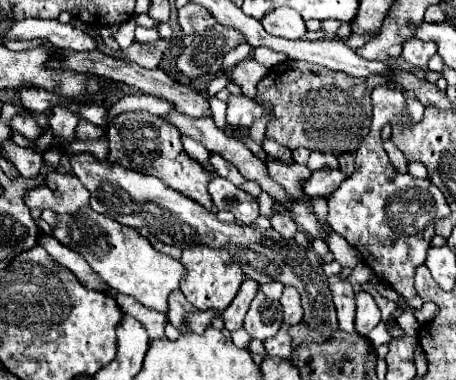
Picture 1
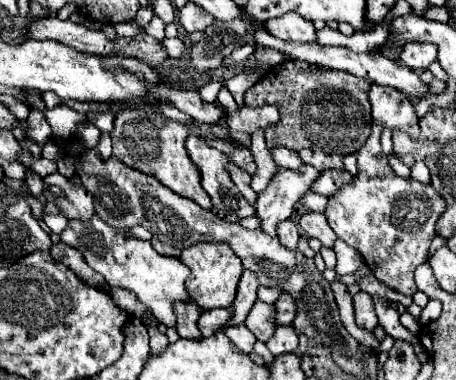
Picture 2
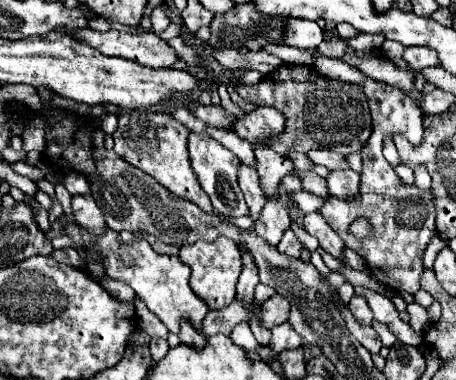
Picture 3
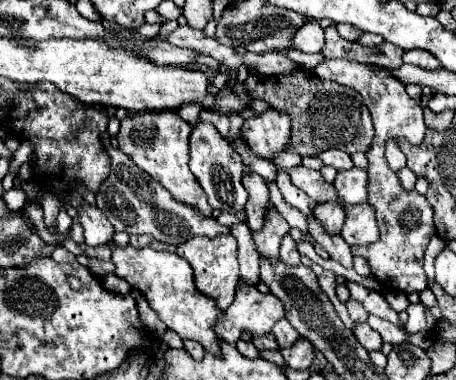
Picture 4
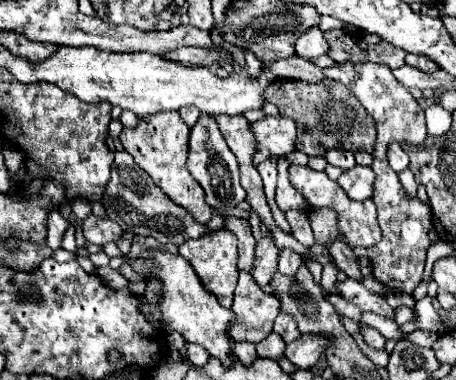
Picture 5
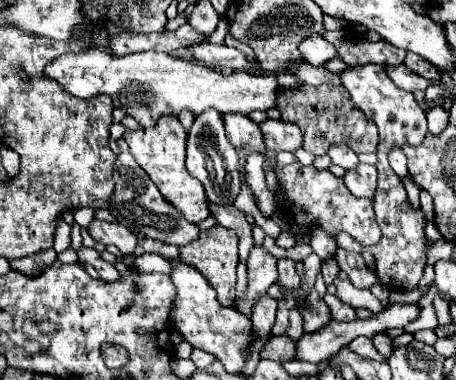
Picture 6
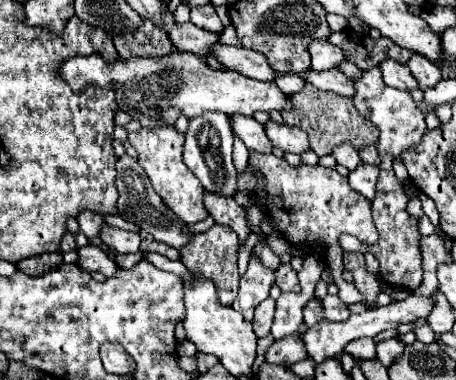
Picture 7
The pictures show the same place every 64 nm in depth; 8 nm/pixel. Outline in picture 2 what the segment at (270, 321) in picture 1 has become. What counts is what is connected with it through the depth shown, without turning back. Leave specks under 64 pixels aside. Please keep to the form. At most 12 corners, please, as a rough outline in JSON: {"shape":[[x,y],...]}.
{"shape":[[256,300],[248,330],[268,342],[276,330],[276,308]]}

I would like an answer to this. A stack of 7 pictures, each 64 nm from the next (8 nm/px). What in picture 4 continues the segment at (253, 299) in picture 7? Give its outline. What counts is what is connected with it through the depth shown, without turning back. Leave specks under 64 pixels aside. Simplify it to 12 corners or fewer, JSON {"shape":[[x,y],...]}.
{"shape":[[276,208],[260,232],[252,234],[258,252],[268,260],[278,258],[280,240],[290,226]]}

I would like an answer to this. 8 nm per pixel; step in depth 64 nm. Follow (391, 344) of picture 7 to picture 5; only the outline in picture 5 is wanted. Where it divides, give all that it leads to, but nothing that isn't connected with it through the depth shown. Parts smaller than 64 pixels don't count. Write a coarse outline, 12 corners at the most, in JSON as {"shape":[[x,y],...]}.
{"shape":[[362,326],[362,338],[368,346],[384,350],[386,338],[370,328]]}

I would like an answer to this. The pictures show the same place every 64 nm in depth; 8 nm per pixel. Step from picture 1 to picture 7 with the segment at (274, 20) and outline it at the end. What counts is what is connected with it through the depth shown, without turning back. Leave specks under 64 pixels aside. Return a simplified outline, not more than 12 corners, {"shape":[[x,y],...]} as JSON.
{"shape":[[328,40],[308,44],[310,66],[330,70],[344,60]]}

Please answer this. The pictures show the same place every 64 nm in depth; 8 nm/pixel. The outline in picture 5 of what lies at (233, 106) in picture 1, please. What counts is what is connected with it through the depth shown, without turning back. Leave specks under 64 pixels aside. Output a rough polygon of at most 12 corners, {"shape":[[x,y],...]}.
{"shape":[[286,116],[250,124],[254,166],[294,150],[296,124]]}

